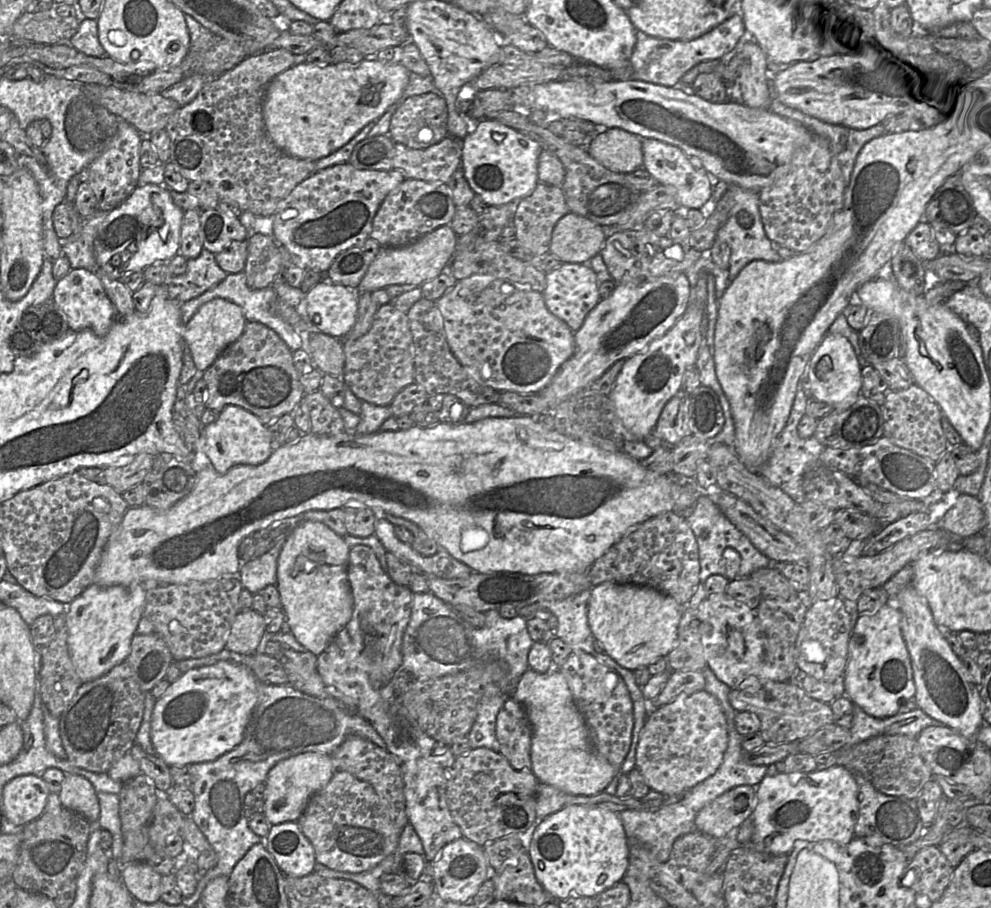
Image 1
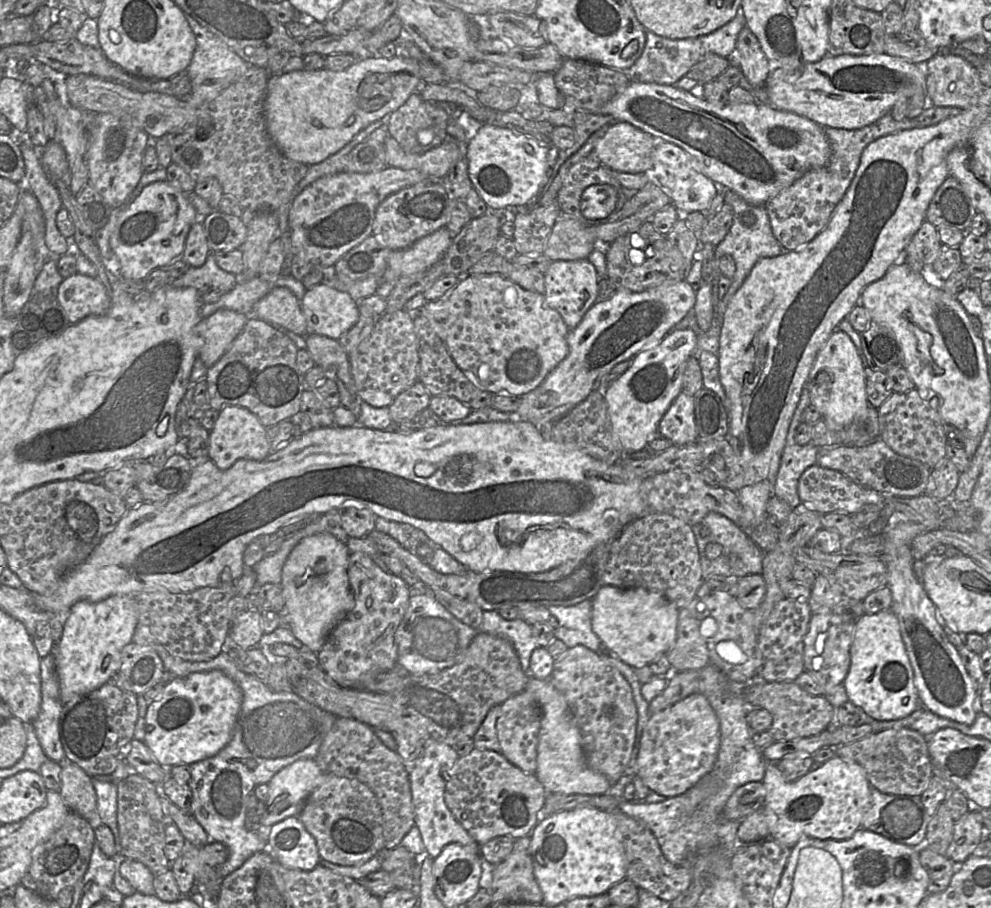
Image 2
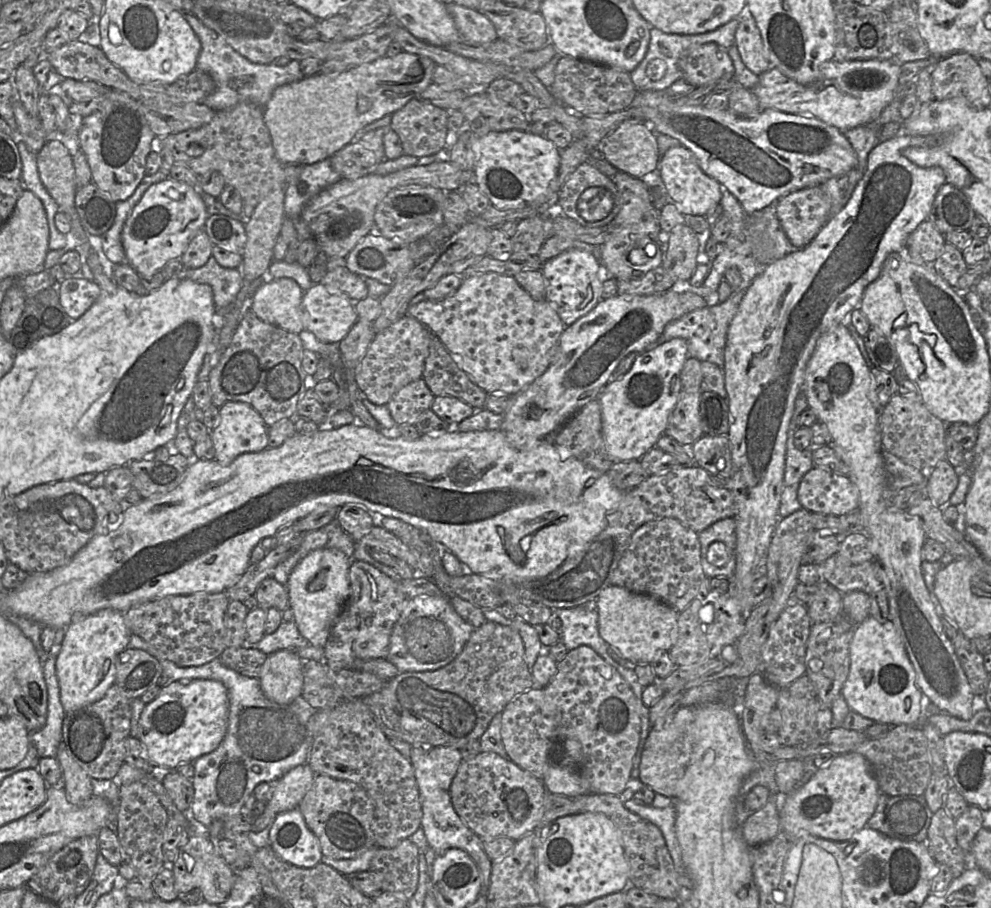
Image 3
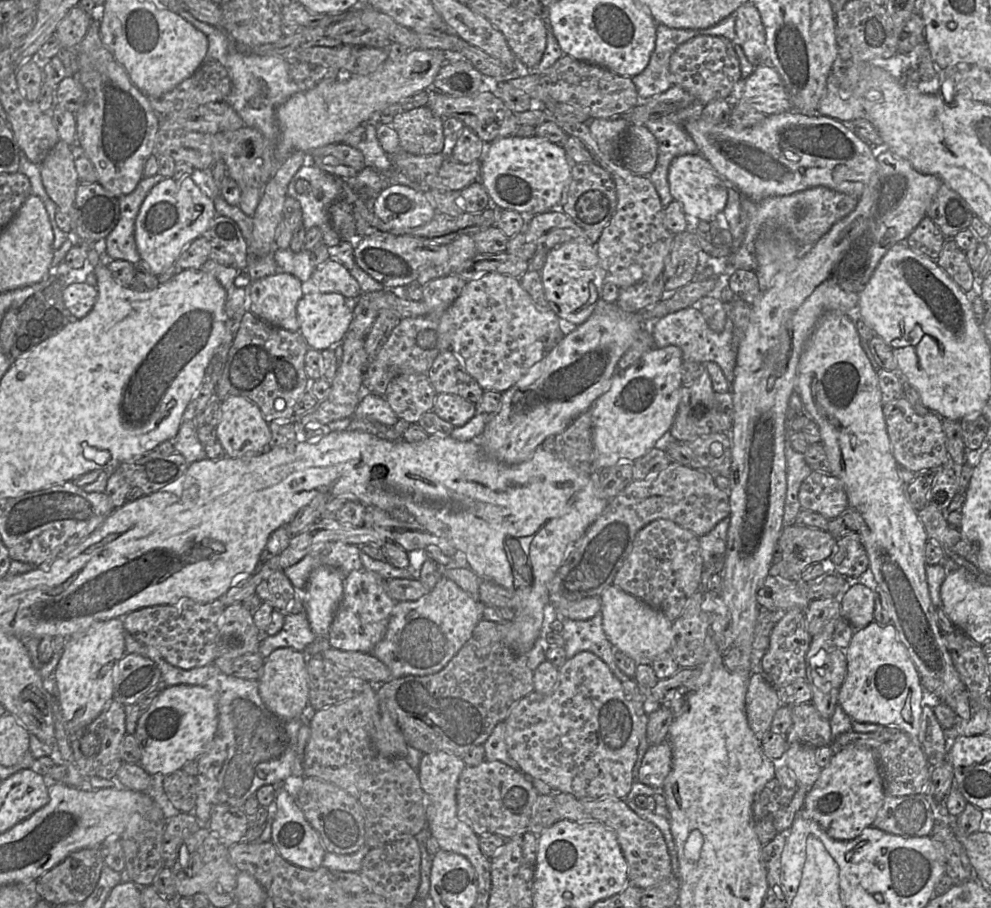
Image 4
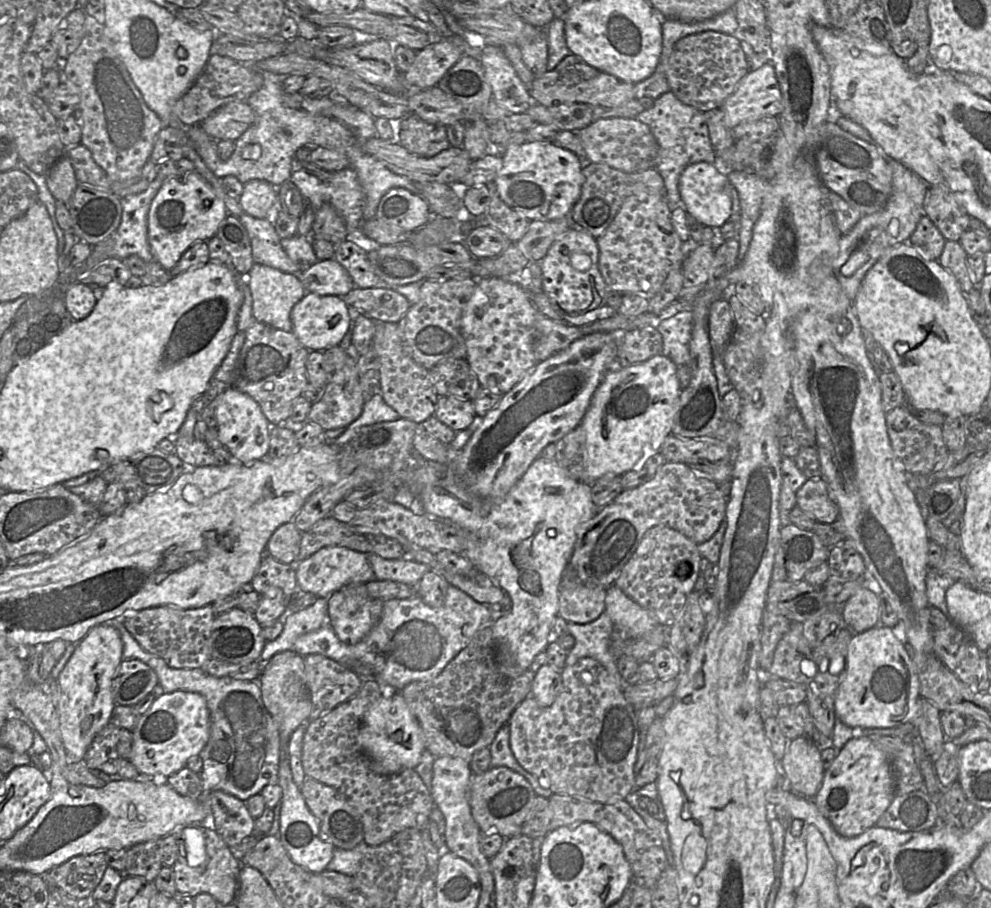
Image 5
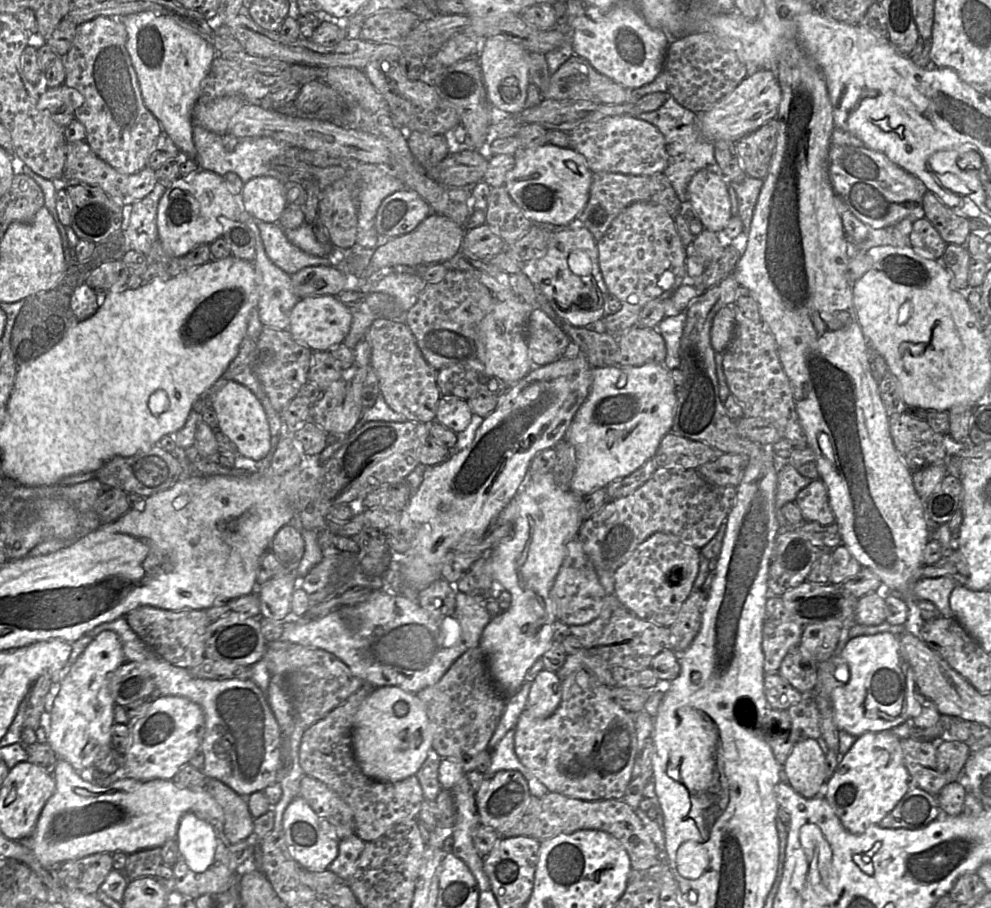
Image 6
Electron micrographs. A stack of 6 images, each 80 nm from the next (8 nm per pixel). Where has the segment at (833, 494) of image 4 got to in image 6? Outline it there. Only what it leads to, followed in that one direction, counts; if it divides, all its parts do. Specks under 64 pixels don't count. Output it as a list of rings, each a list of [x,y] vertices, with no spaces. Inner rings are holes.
[[[814,479],[801,489],[795,499],[804,521],[818,522],[823,526],[835,523],[835,515],[830,507],[827,488],[821,479]]]

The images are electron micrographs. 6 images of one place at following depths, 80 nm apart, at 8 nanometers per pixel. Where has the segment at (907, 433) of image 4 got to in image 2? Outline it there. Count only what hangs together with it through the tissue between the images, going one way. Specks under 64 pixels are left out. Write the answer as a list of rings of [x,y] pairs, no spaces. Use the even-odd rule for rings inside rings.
[[[916,388],[906,393],[893,392],[878,408],[880,439],[894,452],[916,459],[929,468],[946,458],[947,437],[944,422],[928,401],[921,398]]]

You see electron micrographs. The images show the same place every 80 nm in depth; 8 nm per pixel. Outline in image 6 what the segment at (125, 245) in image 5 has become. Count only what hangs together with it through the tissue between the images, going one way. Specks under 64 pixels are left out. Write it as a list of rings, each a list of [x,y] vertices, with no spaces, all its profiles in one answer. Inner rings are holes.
[[[157,182],[154,189],[145,198],[131,205],[129,216],[125,207],[123,207],[121,230],[124,230],[125,239],[128,240],[130,250],[139,251],[147,256],[153,243],[158,240],[157,209],[166,188]]]

